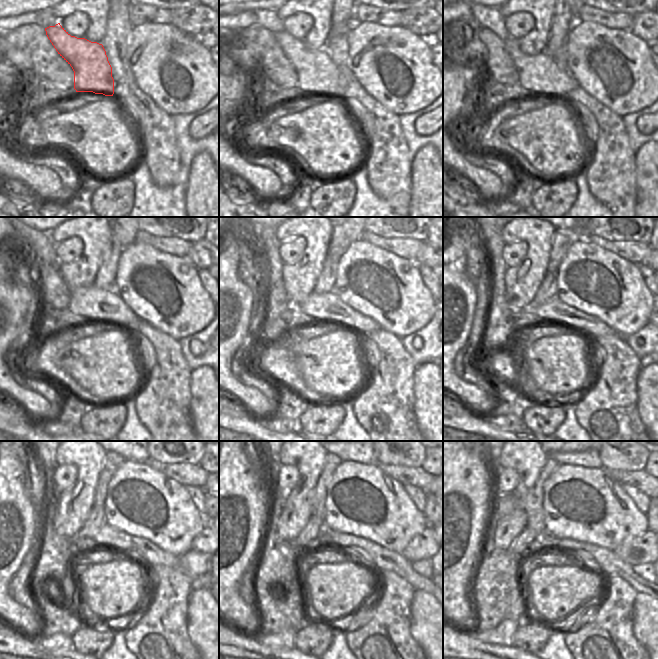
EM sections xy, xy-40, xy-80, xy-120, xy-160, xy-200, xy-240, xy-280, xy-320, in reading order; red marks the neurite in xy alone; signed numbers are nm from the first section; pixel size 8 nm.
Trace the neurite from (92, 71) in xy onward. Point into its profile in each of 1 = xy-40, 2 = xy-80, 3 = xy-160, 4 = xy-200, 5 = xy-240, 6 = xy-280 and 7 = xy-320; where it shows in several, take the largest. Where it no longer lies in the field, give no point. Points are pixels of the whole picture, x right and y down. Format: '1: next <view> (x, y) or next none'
1: next xy-40 (317, 74)
2: next xy-80 (540, 74)
3: next xy-160 (328, 307)
4: next xy-200 (554, 310)
5: next xy-240 (141, 549)
6: next xy-280 (378, 557)
7: next xy-320 (605, 561)

